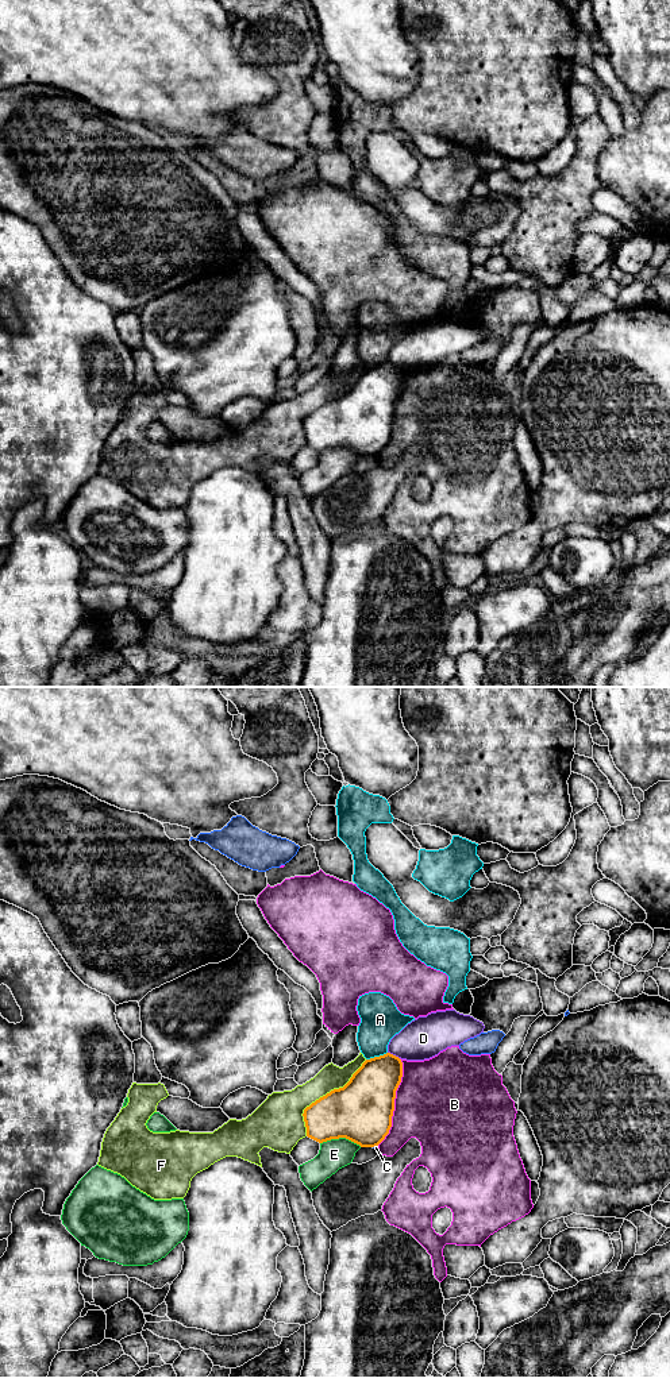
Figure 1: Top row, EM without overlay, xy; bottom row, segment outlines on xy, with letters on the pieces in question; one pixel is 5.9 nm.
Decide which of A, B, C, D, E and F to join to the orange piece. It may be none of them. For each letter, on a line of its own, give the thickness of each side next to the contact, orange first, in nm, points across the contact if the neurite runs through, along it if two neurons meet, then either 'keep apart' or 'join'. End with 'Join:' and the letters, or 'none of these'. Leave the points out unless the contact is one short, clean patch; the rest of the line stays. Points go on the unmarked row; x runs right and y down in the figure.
A: 300/240 nm | along xy (387, 361), (366, 369) | keep apart
B: 360/480 nm | keep apart
C: 360/20 nm | keep apart
D: 280/240 nm | keep apart
E: 360/180 nm | keep apart
F: 360/220 nm | keep apart
Join: none of these

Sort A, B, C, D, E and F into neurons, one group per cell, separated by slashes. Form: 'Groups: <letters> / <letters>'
Groups: A / B / C / D / E / F

